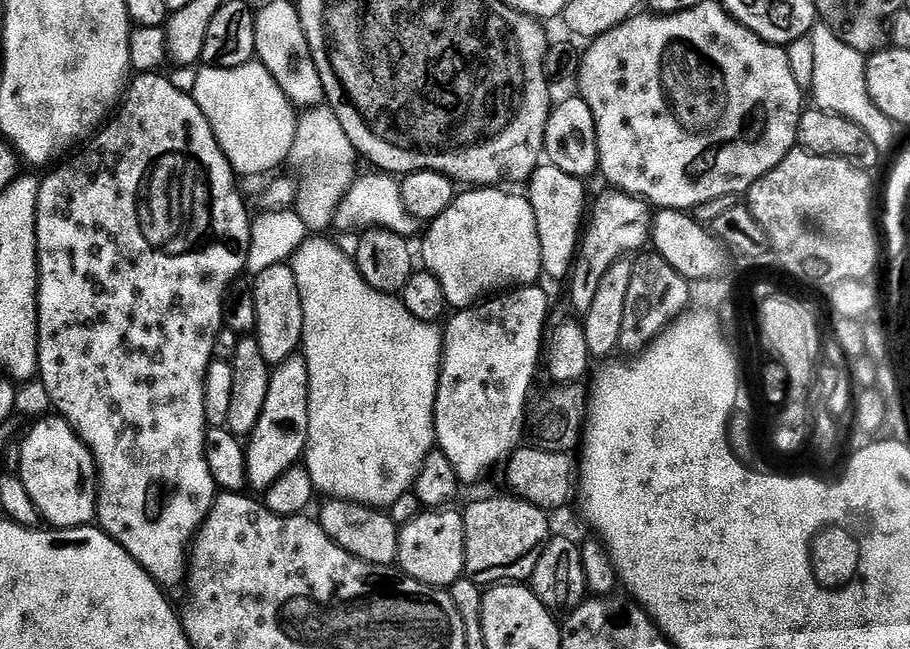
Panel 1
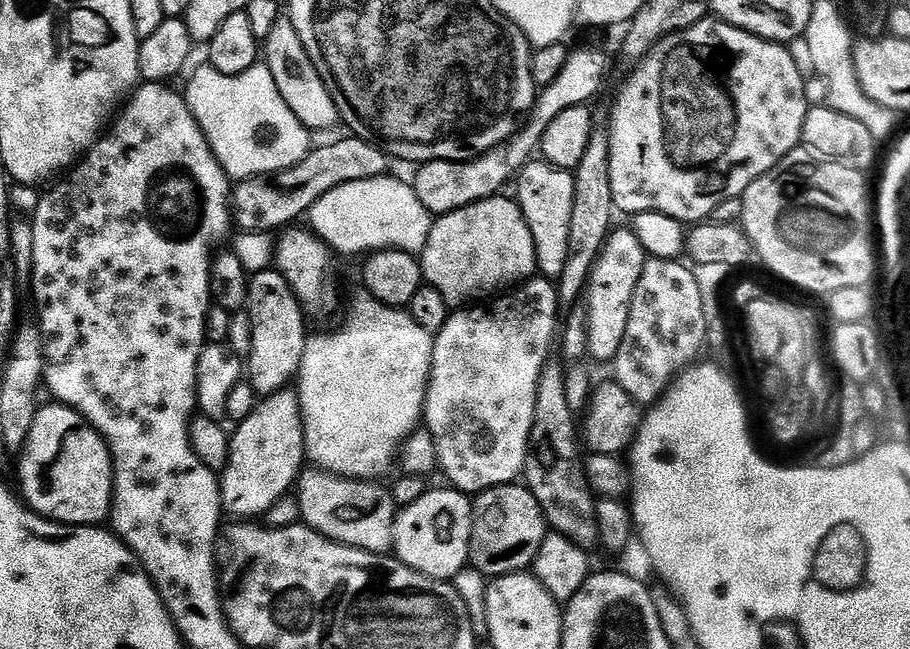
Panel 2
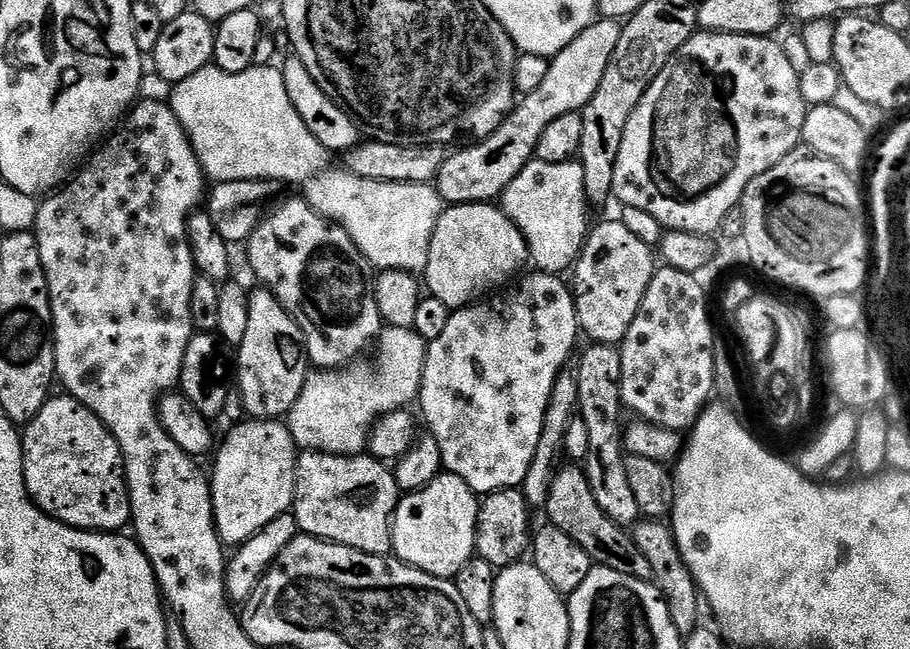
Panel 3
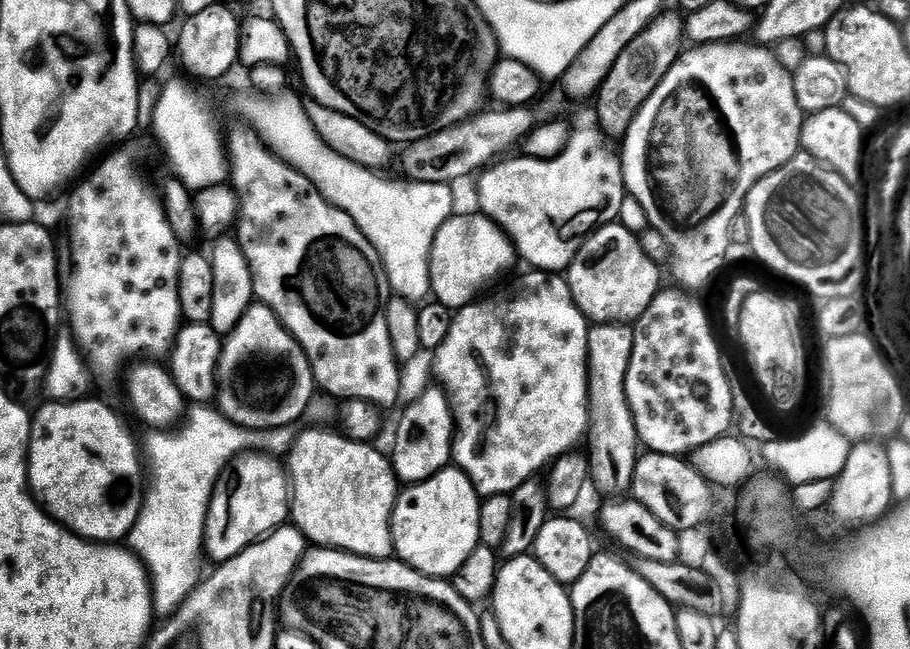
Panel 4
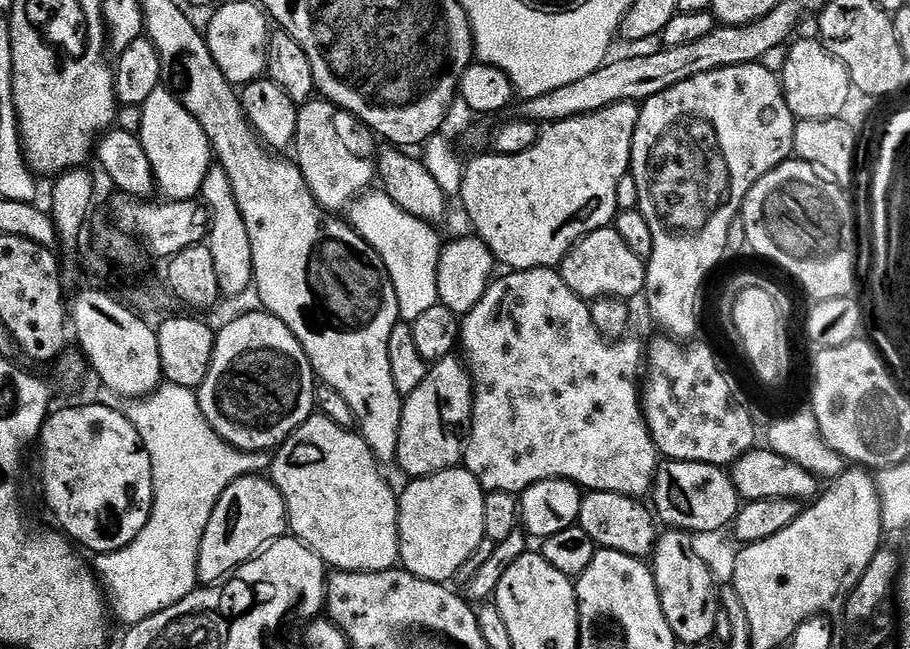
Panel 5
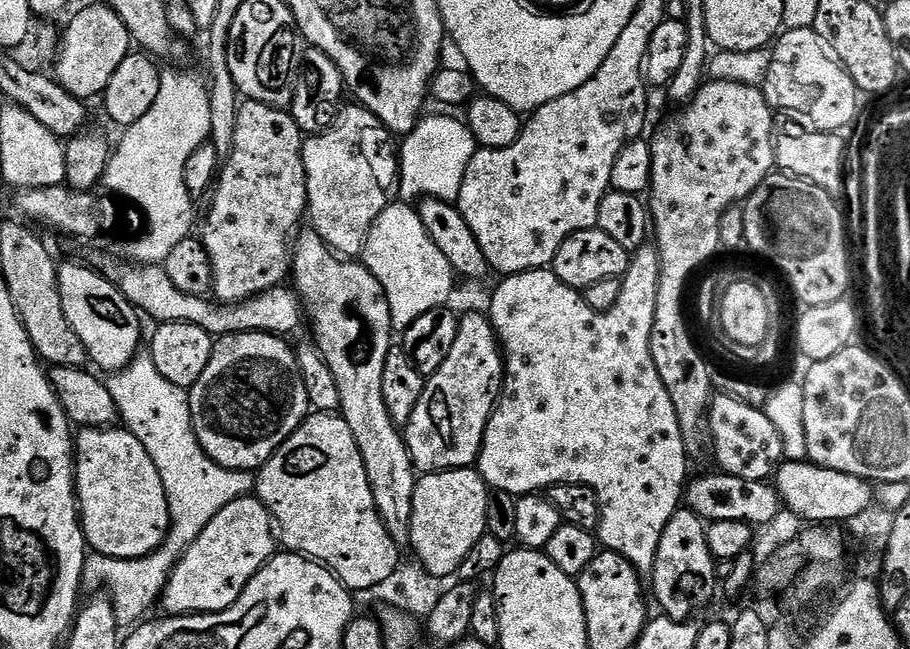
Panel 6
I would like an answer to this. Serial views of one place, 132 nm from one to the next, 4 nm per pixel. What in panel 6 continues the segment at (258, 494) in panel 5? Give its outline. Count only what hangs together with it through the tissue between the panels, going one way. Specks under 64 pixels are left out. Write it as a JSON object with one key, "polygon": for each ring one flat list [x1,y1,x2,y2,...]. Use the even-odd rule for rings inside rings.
{"polygon":[[255,495,240,496,223,508,184,552,164,587,162,608,174,616,226,611,277,548,274,521,267,506]]}

